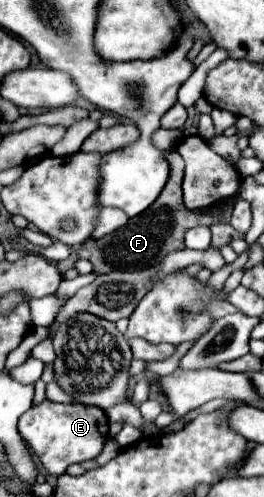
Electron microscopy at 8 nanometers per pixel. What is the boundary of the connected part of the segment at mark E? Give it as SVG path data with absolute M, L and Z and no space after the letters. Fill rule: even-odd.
M37 404L19 418L19 432L29 448L39 456L49 474L60 476L75 462L85 462L103 450L109 436L105 410L85 404Z

